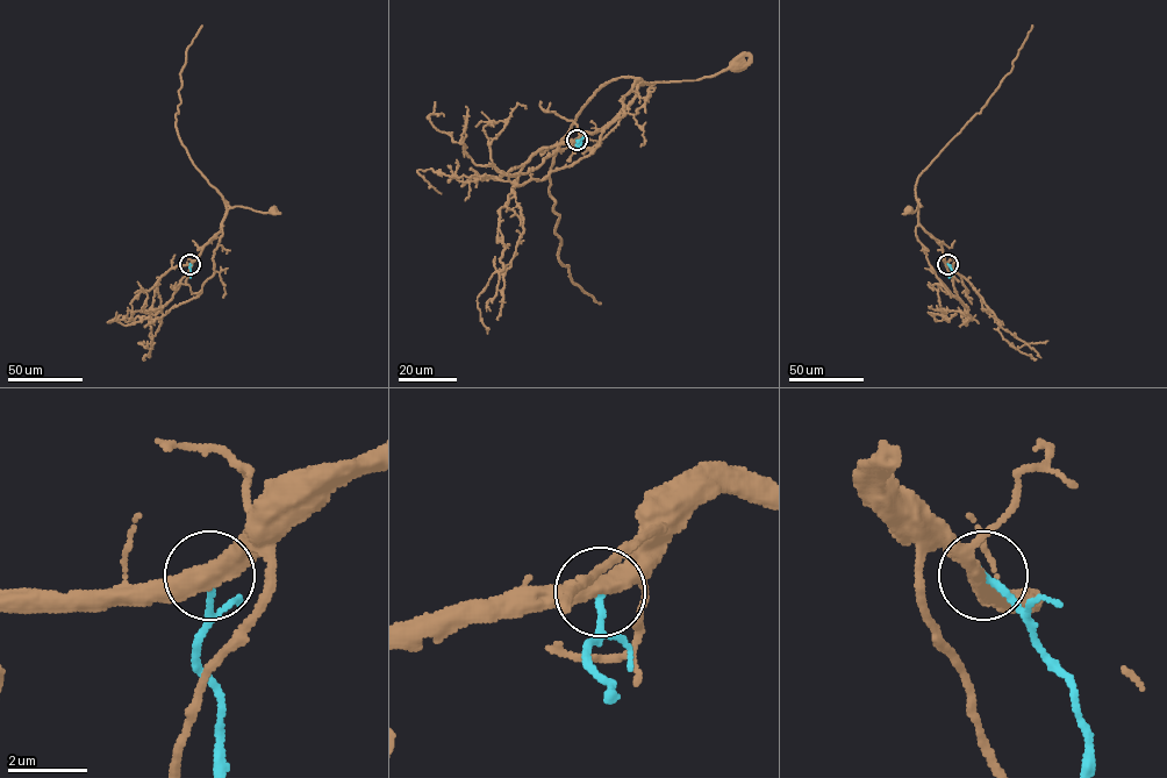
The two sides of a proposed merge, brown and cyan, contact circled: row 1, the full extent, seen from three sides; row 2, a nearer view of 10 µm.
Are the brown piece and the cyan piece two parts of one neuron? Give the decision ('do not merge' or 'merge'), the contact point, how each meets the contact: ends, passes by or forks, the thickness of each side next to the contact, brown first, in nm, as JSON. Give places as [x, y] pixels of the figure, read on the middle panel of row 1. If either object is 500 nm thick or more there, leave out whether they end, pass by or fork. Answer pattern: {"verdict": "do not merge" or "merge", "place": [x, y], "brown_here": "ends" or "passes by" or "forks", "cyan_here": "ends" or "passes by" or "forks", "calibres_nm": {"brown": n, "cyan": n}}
{"verdict": "do not merge", "place": [577, 140], "brown_here": "passes by", "cyan_here": "ends", "calibres_nm": {"brown": 480, "cyan": 160}}

